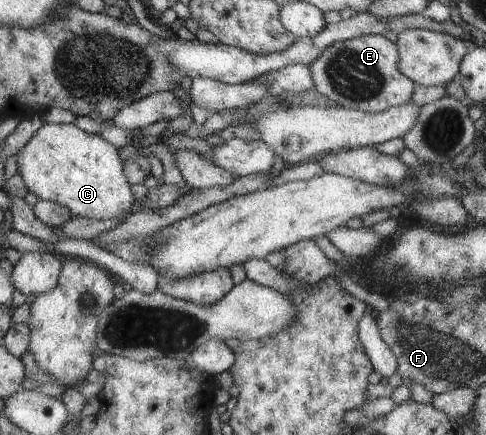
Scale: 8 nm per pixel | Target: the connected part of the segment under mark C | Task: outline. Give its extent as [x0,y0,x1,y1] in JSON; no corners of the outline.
[16,122,134,218]

